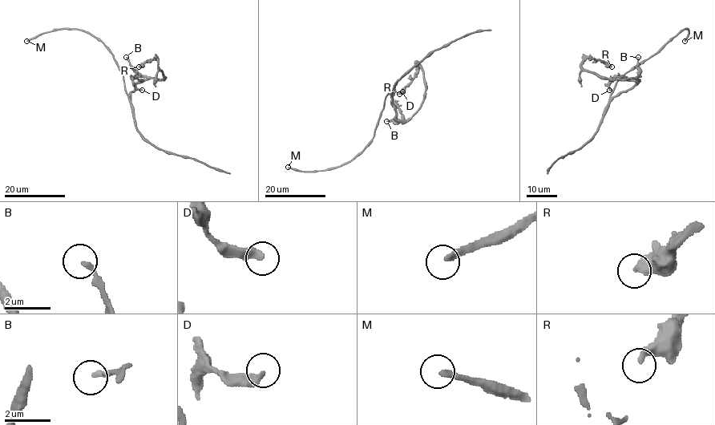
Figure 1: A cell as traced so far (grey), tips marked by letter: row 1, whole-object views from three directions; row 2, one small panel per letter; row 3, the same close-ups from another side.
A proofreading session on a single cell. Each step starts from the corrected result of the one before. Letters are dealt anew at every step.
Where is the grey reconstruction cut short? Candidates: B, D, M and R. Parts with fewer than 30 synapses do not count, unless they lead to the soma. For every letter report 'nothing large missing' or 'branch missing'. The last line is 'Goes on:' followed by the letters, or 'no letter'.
B: nothing large missing
D: nothing large missing
M: branch missing
R: nothing large missing
Goes on: M

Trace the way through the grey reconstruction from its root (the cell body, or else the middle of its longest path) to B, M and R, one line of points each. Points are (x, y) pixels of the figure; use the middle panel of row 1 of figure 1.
B: (385, 96), (389, 93), (390, 95), (396, 116), (399, 120), (408, 120), (386, 121)
M: (385, 96), (372, 140), (352, 159), (324, 170), (297, 171), (288, 167)
R: (385, 96), (390, 95), (396, 116), (408, 120), (423, 98), (425, 80), (419, 63), (417, 75), (399, 94)

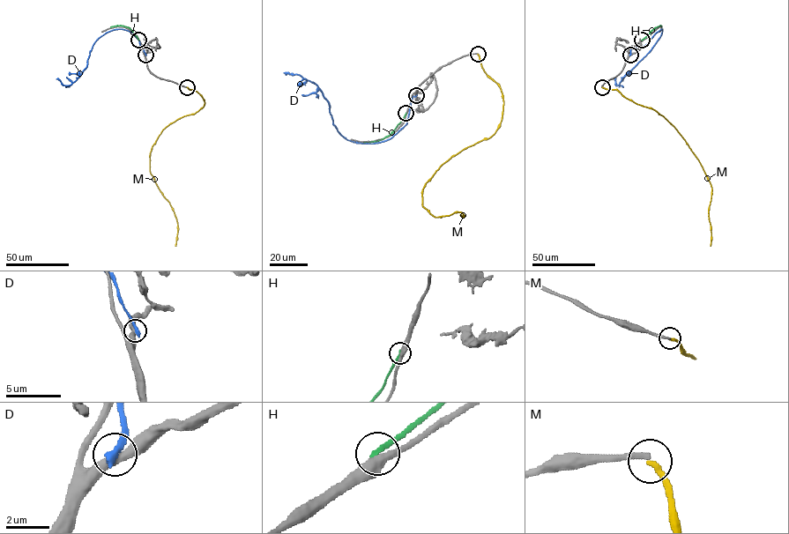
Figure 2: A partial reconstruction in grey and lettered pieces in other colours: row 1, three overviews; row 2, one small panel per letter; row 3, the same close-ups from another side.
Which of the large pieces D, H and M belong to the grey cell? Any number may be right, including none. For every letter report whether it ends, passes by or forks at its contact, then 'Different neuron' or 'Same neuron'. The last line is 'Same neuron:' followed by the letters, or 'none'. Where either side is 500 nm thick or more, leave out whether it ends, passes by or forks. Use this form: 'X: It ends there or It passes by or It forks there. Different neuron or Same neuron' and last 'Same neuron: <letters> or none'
D: It ends there. Different neuron
H: It ends there. Different neuron
M: It ends there. Different neuron
Same neuron: none

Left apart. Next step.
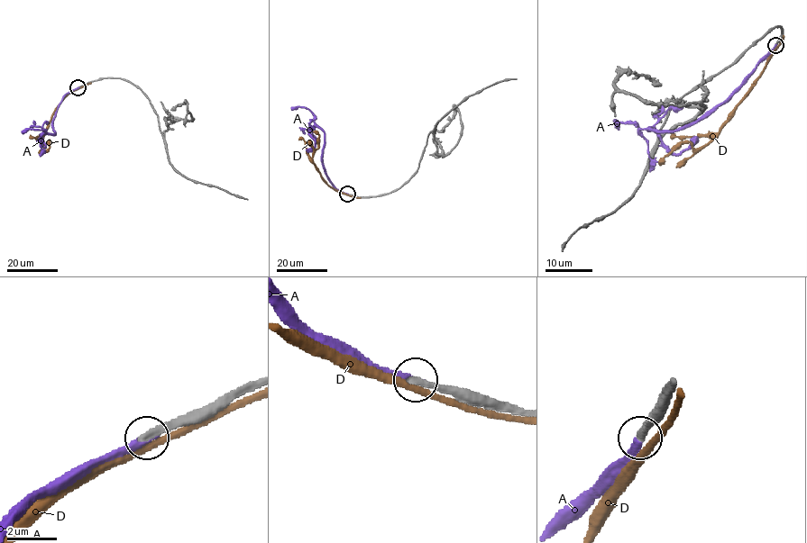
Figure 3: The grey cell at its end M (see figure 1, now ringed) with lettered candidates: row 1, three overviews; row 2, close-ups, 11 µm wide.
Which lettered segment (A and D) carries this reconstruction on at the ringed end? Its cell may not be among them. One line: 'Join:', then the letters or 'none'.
Join: A

